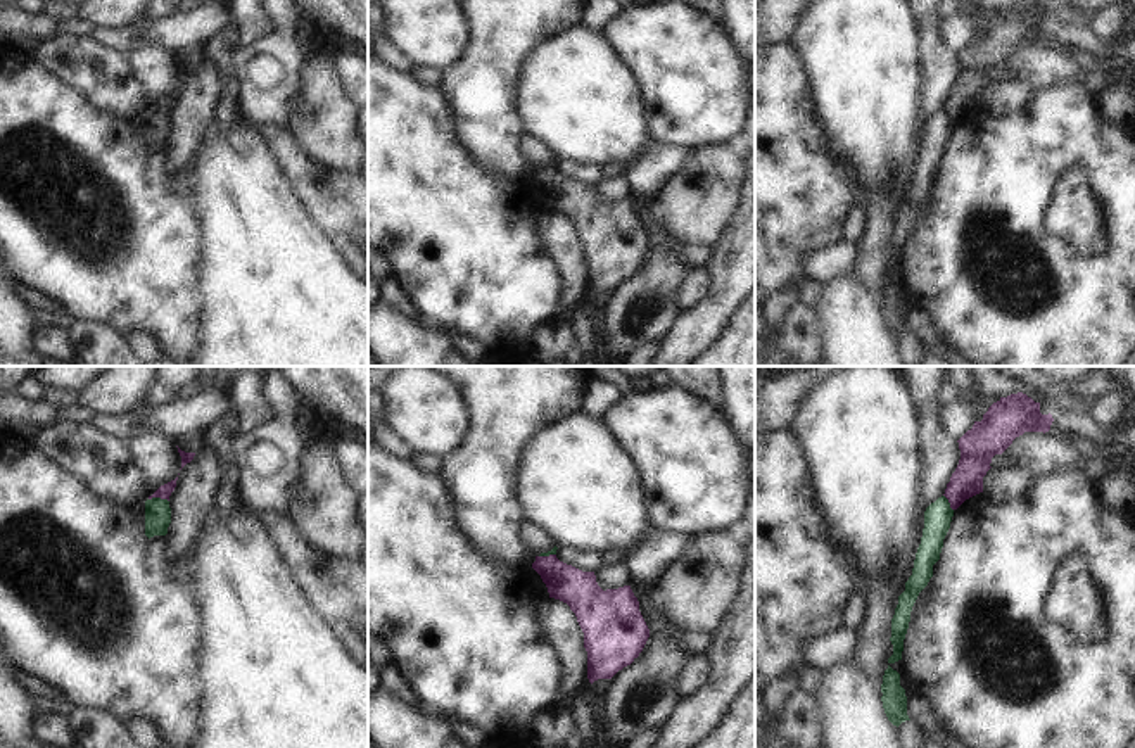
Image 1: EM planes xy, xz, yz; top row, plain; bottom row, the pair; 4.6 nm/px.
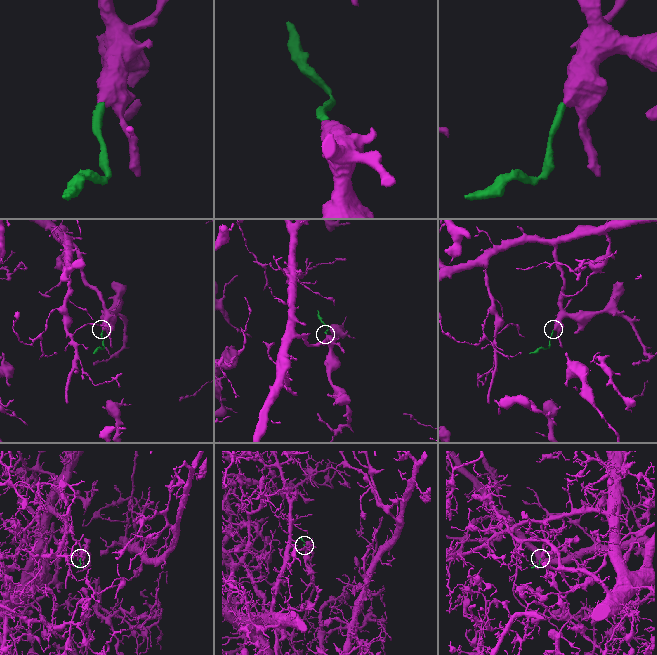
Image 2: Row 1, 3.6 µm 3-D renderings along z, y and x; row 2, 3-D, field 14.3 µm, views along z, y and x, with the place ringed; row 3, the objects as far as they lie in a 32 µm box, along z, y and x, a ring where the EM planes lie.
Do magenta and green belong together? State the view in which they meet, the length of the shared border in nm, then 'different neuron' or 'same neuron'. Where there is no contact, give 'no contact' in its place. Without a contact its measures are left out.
xy | 100 nm | different neuron

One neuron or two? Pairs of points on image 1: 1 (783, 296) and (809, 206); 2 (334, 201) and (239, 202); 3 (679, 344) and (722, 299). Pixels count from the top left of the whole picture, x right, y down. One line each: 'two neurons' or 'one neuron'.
1: two neurons
2: two neurons
3: one neuron

